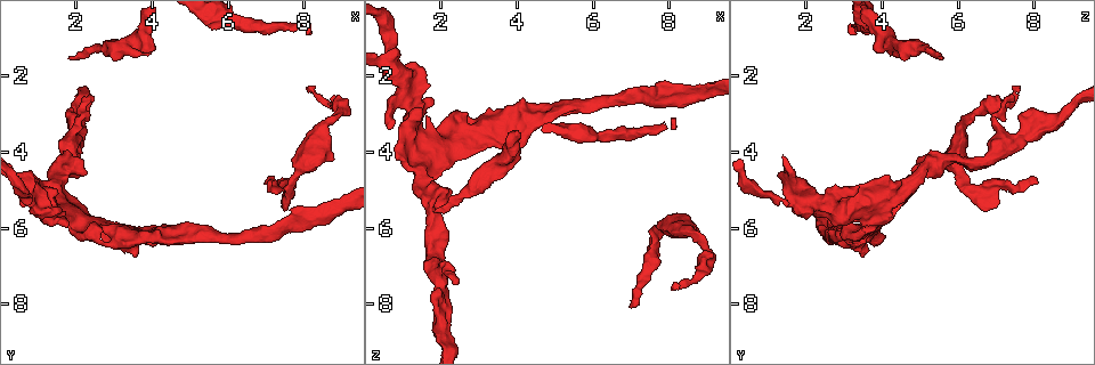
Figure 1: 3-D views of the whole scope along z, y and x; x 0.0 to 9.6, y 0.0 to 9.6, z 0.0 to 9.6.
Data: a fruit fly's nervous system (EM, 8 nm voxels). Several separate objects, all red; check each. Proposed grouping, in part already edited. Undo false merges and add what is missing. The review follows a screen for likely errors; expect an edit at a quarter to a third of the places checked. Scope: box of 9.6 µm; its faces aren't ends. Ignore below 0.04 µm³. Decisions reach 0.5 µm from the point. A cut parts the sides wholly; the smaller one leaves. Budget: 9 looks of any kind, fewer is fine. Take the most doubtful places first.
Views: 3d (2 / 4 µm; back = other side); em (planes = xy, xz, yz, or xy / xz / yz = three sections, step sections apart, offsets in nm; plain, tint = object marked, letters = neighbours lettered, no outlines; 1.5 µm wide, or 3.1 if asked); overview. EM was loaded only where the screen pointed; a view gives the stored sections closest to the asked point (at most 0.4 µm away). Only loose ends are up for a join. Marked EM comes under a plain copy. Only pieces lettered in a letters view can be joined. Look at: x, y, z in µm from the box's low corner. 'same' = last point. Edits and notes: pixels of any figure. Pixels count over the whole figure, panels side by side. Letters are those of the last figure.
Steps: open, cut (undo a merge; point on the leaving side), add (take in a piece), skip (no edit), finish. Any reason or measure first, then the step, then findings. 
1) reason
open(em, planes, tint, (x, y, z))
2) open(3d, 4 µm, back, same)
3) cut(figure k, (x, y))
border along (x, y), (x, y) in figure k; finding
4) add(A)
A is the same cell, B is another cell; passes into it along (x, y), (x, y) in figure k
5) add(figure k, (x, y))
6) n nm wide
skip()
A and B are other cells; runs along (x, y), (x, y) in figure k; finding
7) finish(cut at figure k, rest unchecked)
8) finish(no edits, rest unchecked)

long arm stops here
open(em, planes, letters, (8.15, 2.30, 7.35))

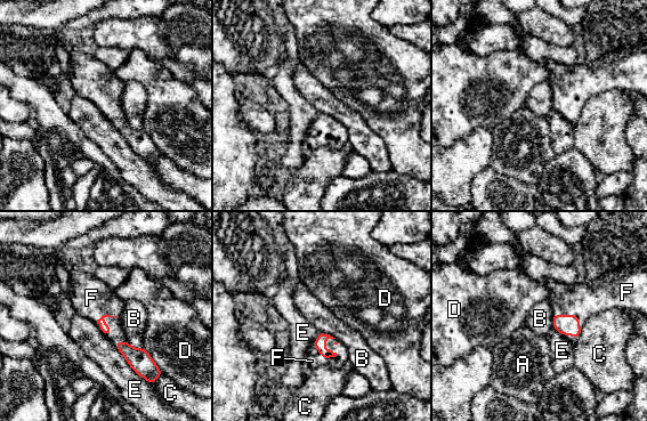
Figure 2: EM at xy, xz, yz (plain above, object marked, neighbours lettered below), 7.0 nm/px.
add(F)
F is the same cell, A, B, C, D and E are other cells; passes into it along (322, 337), (320, 353), (312, 361) in figure 2; it goes on there

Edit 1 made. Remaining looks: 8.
branch stops here
open(em, xy, step 4, letters, (7.85, 0.60, 3.30))

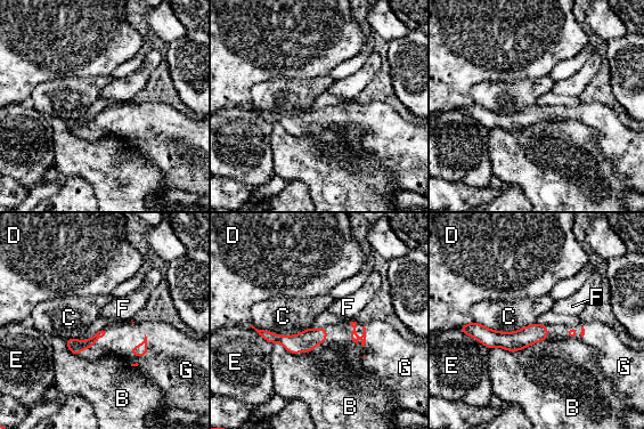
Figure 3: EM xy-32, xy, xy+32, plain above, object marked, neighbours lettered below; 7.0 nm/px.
add(G)
G is the same cell, B, C, D, E and F are other cells; it goes on there

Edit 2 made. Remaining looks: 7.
a fork
open(em, planes, letters, (4.25, 6.20, 3.10))

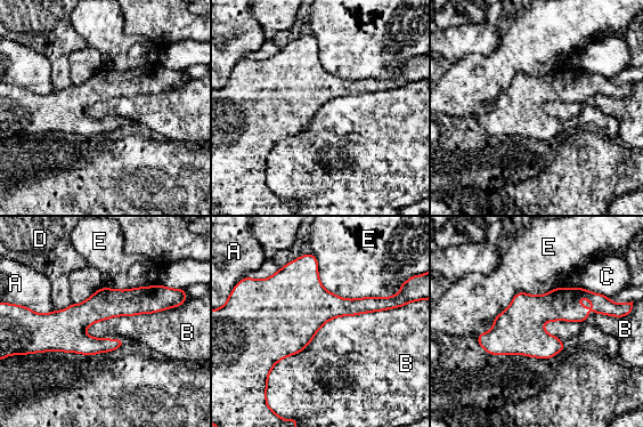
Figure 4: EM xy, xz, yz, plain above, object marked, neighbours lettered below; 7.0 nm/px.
skip()
A, B, C, D and E are other cells; one cell here

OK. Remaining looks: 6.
finish(add at figure 2, add at figure 3, rest unchecked)

